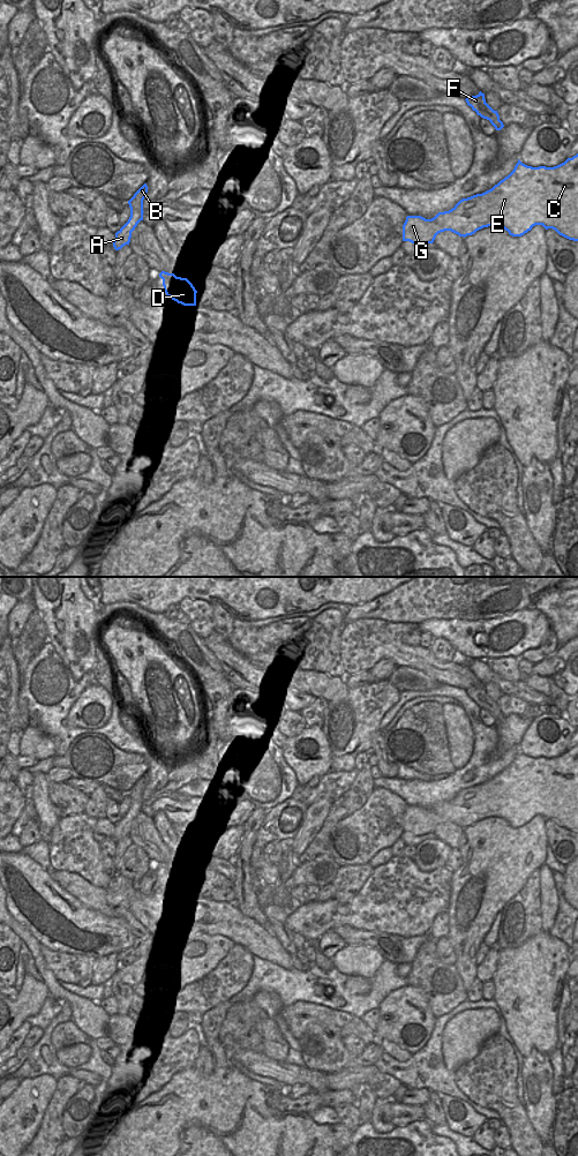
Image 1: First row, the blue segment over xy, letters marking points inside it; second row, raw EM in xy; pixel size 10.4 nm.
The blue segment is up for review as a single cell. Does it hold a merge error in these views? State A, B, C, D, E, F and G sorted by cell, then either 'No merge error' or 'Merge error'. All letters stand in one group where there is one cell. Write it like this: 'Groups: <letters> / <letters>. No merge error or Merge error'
Groups: A B C D E F G. No merge error

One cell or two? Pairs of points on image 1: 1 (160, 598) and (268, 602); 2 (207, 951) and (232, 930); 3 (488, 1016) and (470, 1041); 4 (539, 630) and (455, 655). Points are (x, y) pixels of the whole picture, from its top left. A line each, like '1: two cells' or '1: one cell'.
1: one cell
2: two cells
3: one cell
4: two cells

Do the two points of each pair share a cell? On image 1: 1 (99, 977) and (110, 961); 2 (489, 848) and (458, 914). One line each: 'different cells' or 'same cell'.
1: same cell
2: same cell

